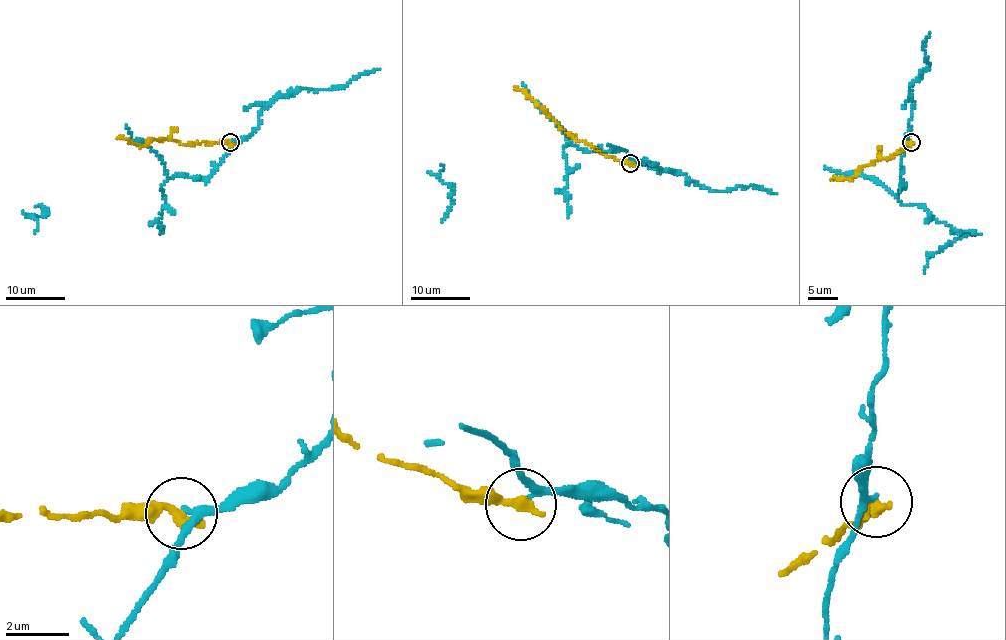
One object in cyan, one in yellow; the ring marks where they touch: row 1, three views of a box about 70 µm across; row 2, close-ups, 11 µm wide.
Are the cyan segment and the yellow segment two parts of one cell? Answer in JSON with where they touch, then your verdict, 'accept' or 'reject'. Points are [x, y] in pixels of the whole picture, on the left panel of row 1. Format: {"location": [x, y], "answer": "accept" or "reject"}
{"location": [230, 142], "answer": "reject"}

